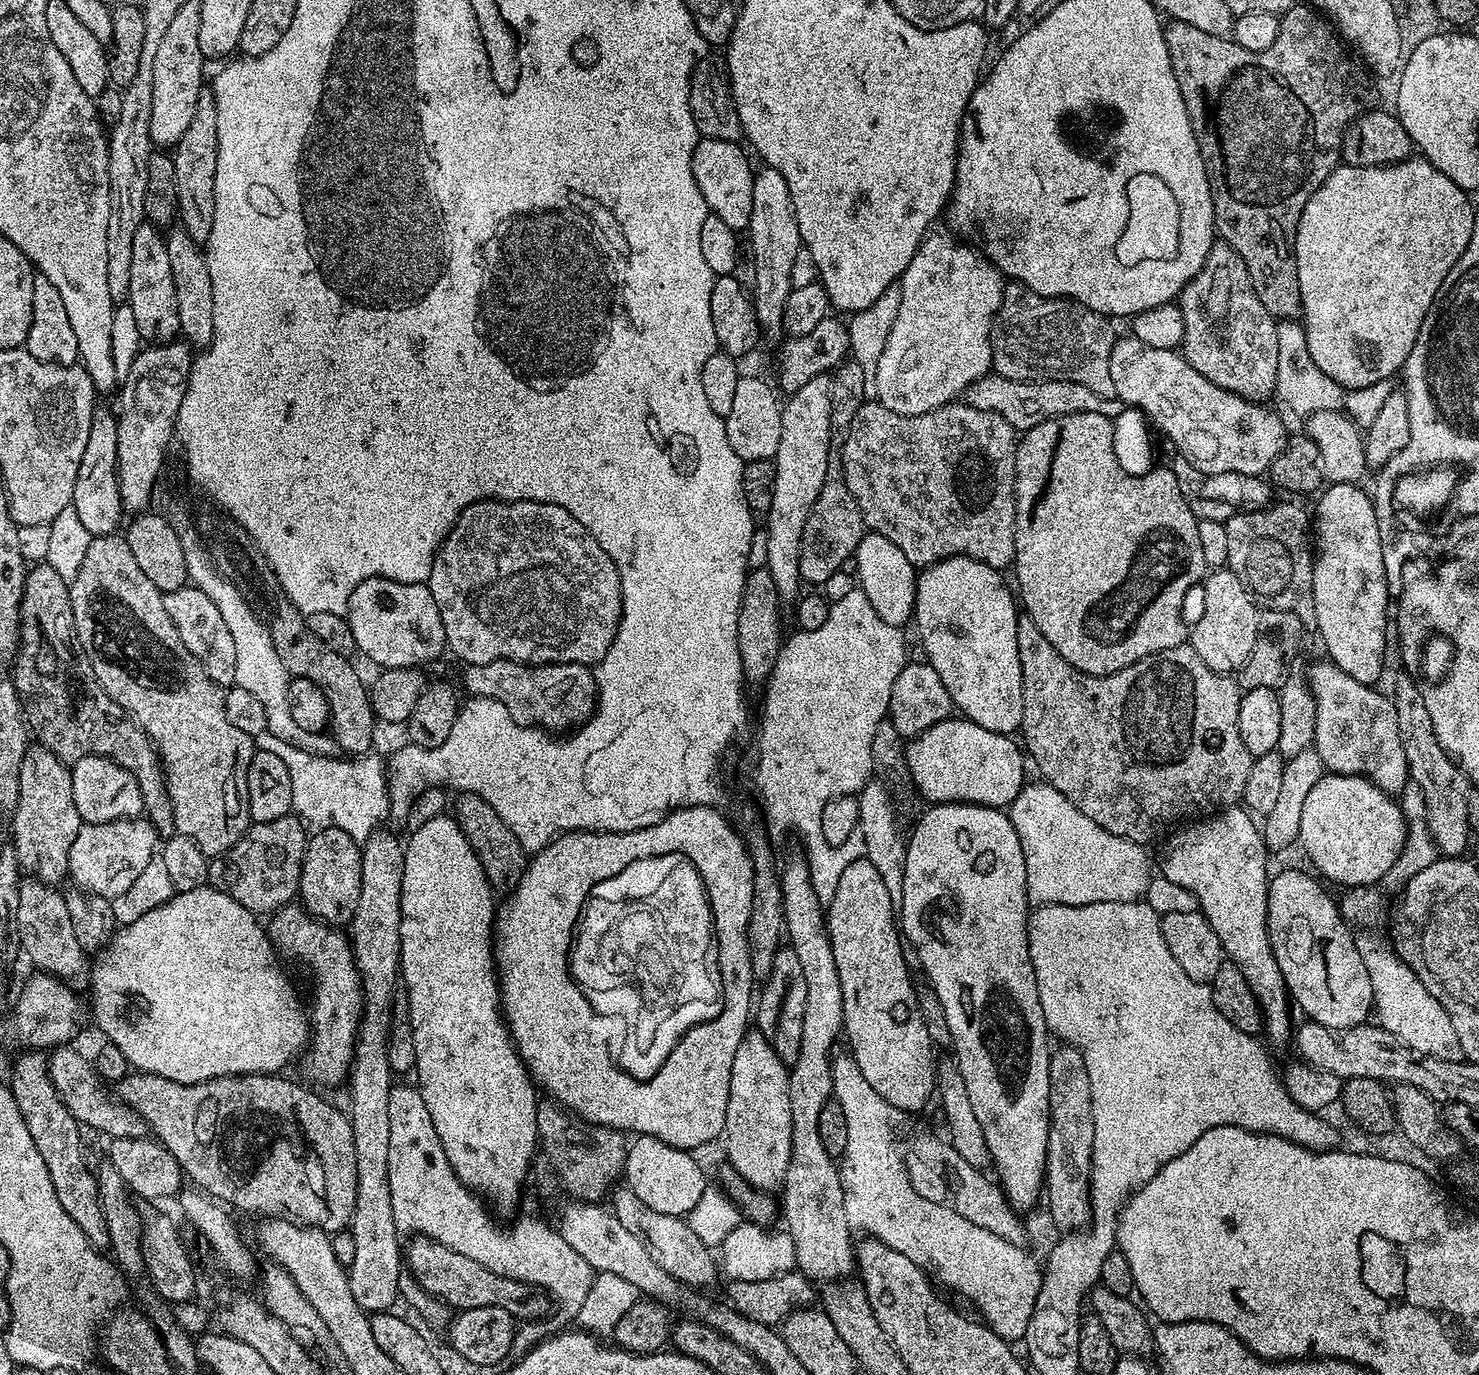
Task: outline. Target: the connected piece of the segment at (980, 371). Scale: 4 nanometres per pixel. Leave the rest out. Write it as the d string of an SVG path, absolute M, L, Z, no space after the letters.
M935 234L925 236L924 240L918 246L914 258L910 258L910 266L906 266L906 270L901 274L898 281L898 287L902 294L902 302L898 302L898 318L894 318L894 330L890 330L890 338L886 338L886 350L882 350L882 358L878 358L878 374L876 375L878 394L875 397L879 404L886 406L886 410L894 410L894 414L917 416L918 414L926 414L935 408L941 408L944 404L953 403L957 398L963 397L965 390L978 378L989 375L992 367L990 330L992 329L994 318L1002 306L1006 277L1004 273L998 271L988 261L983 251L976 249L975 252L968 245L968 242L957 238L955 235L952 236L935 236Z

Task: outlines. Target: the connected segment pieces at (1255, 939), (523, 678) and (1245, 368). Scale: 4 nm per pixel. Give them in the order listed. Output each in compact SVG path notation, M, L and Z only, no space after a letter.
M1240 806L1225 808L1207 818L1197 819L1176 831L1163 841L1165 844L1160 852L1159 875L1170 878L1170 882L1178 882L1178 886L1186 886L1196 895L1200 903L1199 912L1206 918L1206 922L1210 922L1210 926L1214 926L1218 934L1218 942L1222 942L1225 957L1235 968L1242 970L1242 978L1246 978L1246 986L1250 986L1254 998L1260 1004L1263 1035L1268 1035L1276 1044L1284 1044L1287 1040L1289 1043L1294 1036L1293 1009L1290 1007L1288 987L1282 978L1282 970L1278 968L1278 958L1274 958L1274 946L1270 942L1268 933L1270 850L1264 845L1263 831L1258 827L1253 813Z
M495 660L469 664L463 669L464 688L472 696L494 698L510 710L510 718L519 724L564 734L585 724L596 708L596 678L586 664L519 664L513 660Z
M1223 242L1213 243L1210 254L1202 266L1202 270L1198 270L1198 274L1194 274L1194 278L1190 278L1188 285L1180 291L1178 303L1182 310L1182 322L1184 323L1182 355L1185 360L1190 362L1190 366L1194 366L1194 370L1198 370L1198 374L1202 374L1202 378L1210 378L1210 382L1214 382L1214 386L1222 386L1222 390L1233 392L1244 400L1268 402L1269 399L1271 401L1276 390L1276 383L1278 382L1278 330L1276 329L1278 321L1275 316L1268 313L1266 306L1258 300L1258 294L1250 282L1250 274L1246 270L1244 259L1229 244Z

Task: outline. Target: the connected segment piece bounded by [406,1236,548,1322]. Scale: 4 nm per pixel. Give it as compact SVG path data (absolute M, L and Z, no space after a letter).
M416 1236L413 1241L413 1244L409 1248L407 1245L406 1248L407 1271L419 1284L420 1289L441 1305L449 1304L450 1307L456 1308L455 1310L502 1306L502 1310L524 1322L545 1315L548 1300L540 1293L543 1291L537 1285L525 1284L523 1280L498 1274L482 1266L474 1258L466 1258L466 1254L448 1247L447 1244L441 1244L438 1240L432 1240L429 1236Z

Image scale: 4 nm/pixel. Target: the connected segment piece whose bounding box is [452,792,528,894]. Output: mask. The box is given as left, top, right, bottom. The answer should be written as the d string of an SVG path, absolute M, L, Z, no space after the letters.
M459 793L460 795L452 810L456 824L462 830L464 837L470 842L483 872L487 876L489 884L495 891L508 893L516 888L517 882L521 880L522 874L527 868L528 856L525 845L518 842L514 832L506 826L506 822L498 817L491 801L482 799L476 793Z

